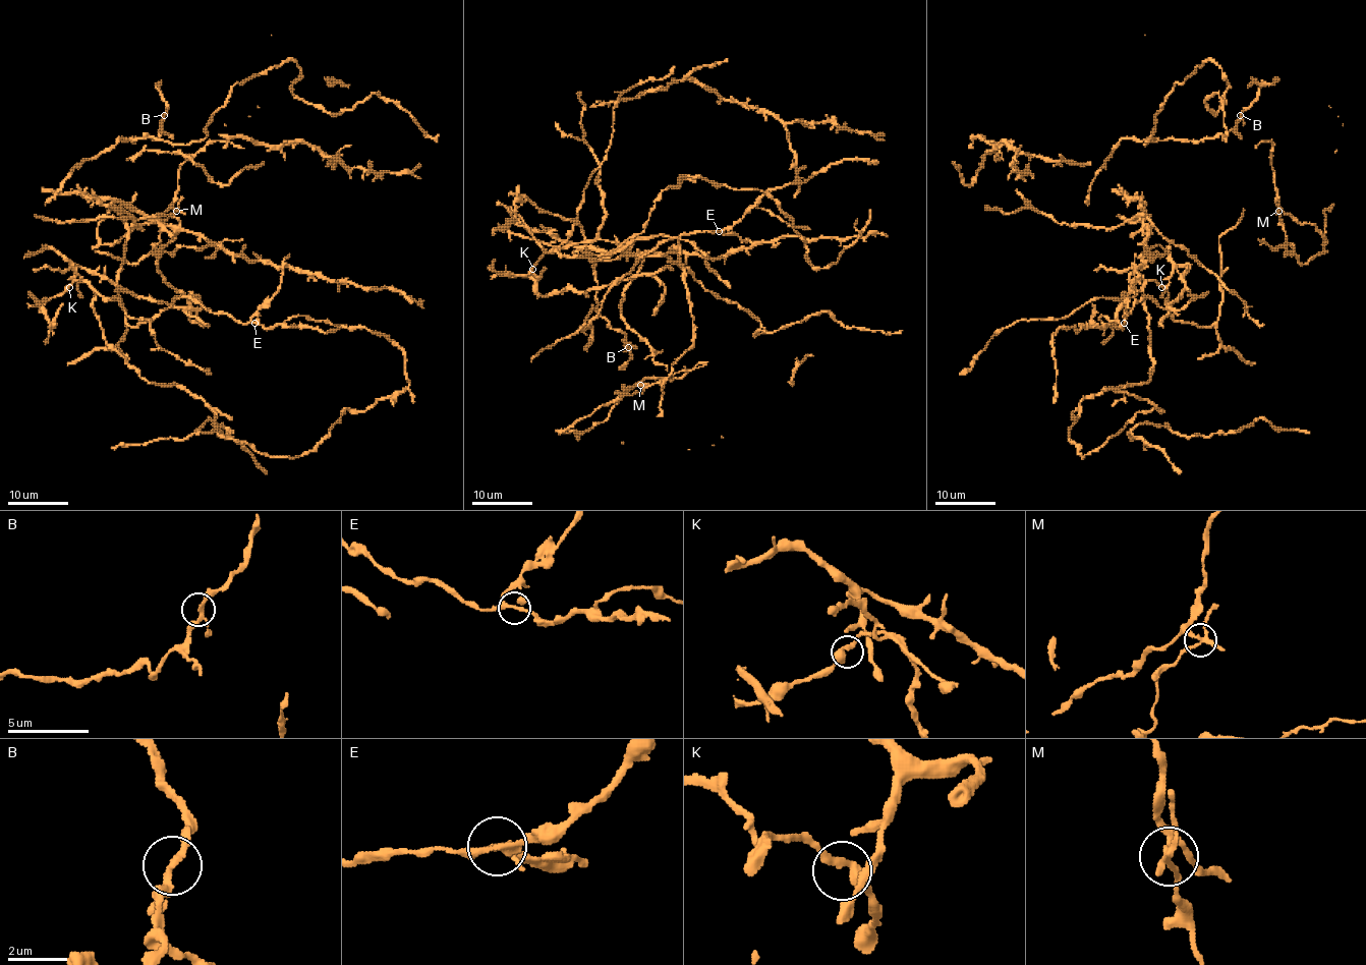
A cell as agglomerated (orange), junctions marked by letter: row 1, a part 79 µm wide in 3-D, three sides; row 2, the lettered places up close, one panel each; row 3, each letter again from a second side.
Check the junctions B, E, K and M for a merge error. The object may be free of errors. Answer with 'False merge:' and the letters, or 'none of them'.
False merge: M

